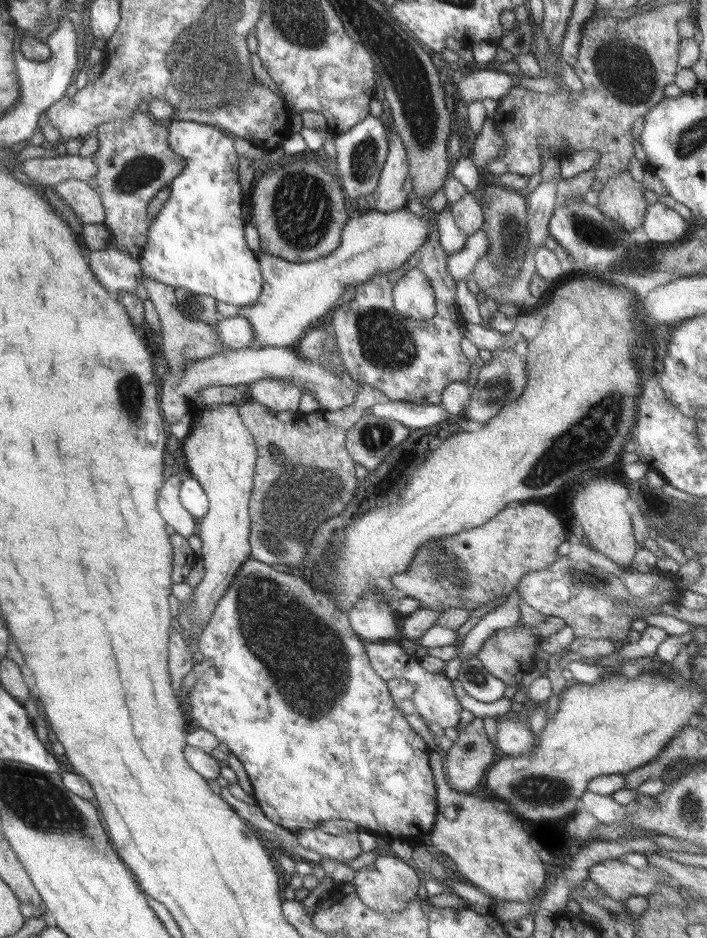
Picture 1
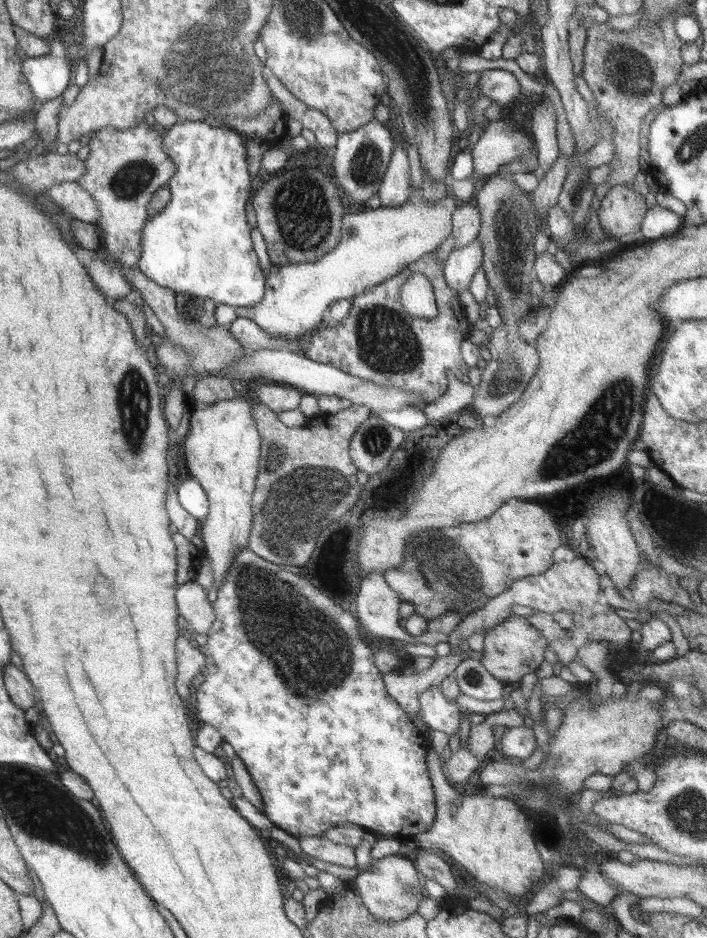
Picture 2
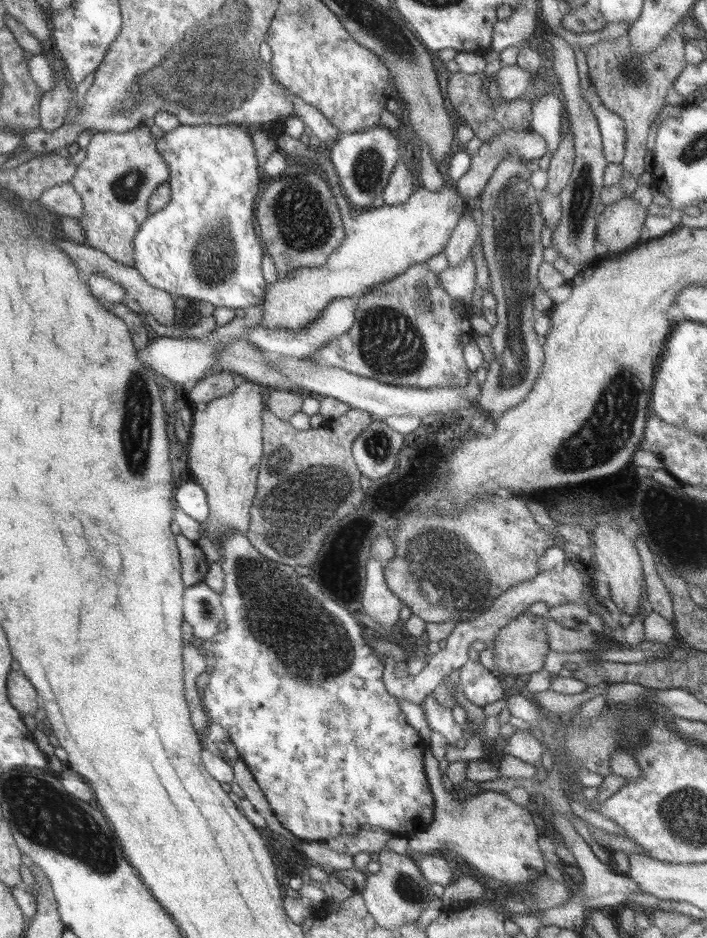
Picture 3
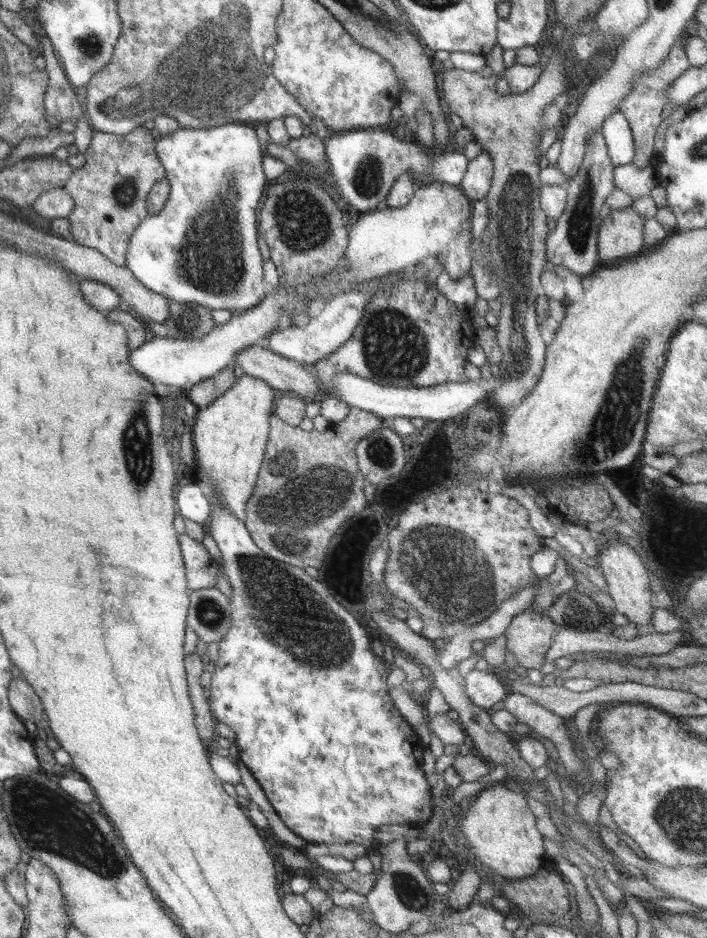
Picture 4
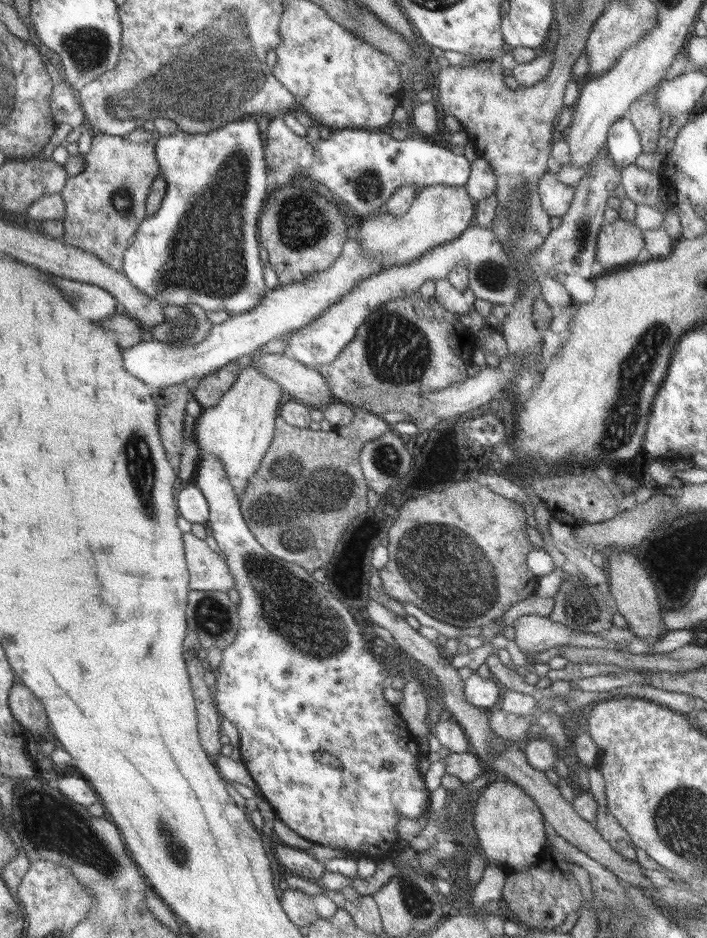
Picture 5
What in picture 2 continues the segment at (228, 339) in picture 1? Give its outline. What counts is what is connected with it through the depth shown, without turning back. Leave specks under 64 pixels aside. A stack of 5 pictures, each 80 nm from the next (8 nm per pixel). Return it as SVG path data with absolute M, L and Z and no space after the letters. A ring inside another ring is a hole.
M239 317L224 326L226 330L230 330L230 334L238 340L245 351L260 351L261 349L270 350L290 350L292 353L302 354L304 337L298 339L274 338L269 336L264 329L256 322Z

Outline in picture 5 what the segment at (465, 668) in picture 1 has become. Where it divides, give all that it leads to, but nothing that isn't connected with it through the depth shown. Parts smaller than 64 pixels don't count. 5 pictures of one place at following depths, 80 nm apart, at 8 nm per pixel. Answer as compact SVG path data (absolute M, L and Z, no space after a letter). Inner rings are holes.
M477 672L470 677L465 677L464 696L474 706L482 708L497 707L500 701L503 687L491 678L482 679Z

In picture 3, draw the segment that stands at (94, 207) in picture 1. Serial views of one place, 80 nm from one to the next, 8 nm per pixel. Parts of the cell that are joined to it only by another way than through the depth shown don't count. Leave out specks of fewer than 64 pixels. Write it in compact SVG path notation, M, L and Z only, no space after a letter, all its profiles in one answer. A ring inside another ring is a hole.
M71 183L45 190L39 198L40 206L57 216L78 218L85 211L84 200Z

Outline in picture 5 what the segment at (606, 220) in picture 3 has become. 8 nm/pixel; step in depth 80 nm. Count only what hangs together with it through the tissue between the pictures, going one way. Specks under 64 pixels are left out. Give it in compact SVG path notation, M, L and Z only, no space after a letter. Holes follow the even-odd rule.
M616 219L612 223L604 223L597 236L596 260L602 266L603 272L614 272L635 263L638 255L645 248L643 232L637 227L635 221Z

